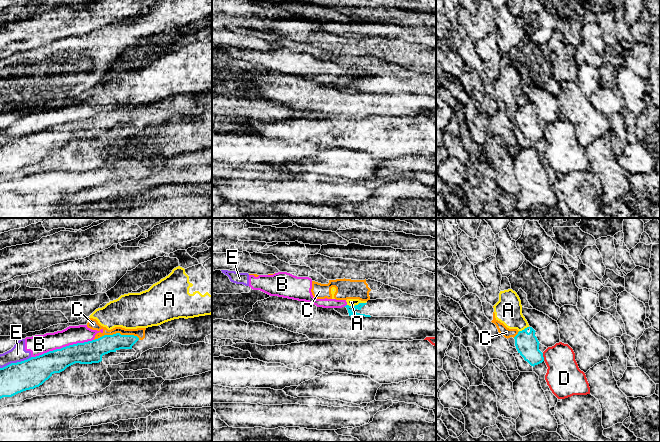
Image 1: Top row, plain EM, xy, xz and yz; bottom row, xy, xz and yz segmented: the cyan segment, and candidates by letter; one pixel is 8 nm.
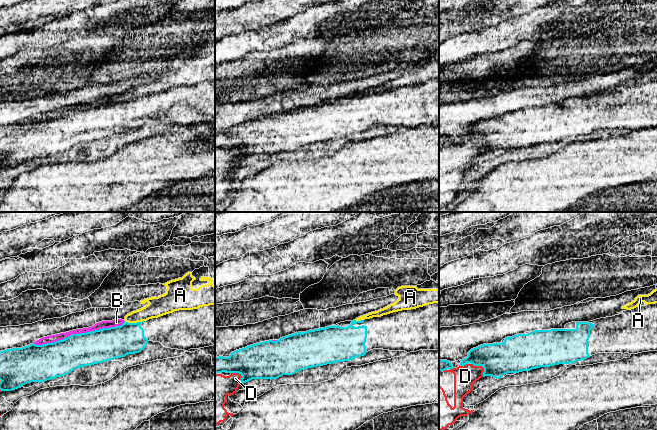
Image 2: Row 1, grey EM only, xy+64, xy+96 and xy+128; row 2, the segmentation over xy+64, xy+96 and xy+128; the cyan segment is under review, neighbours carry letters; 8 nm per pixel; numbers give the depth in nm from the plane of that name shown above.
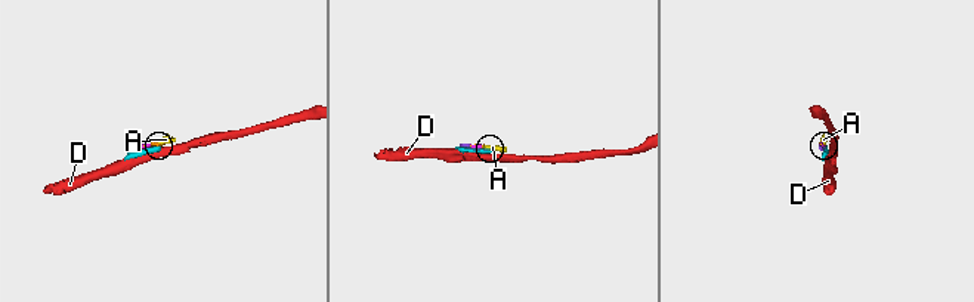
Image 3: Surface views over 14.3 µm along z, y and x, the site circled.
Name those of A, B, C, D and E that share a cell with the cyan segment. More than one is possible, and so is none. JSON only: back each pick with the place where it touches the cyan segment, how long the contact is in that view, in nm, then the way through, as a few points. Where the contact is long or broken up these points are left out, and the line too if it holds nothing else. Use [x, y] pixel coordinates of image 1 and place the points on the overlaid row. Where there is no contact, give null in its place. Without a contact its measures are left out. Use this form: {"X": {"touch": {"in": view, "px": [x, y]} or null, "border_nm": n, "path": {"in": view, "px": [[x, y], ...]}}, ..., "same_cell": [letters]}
{"same_cell": []}

